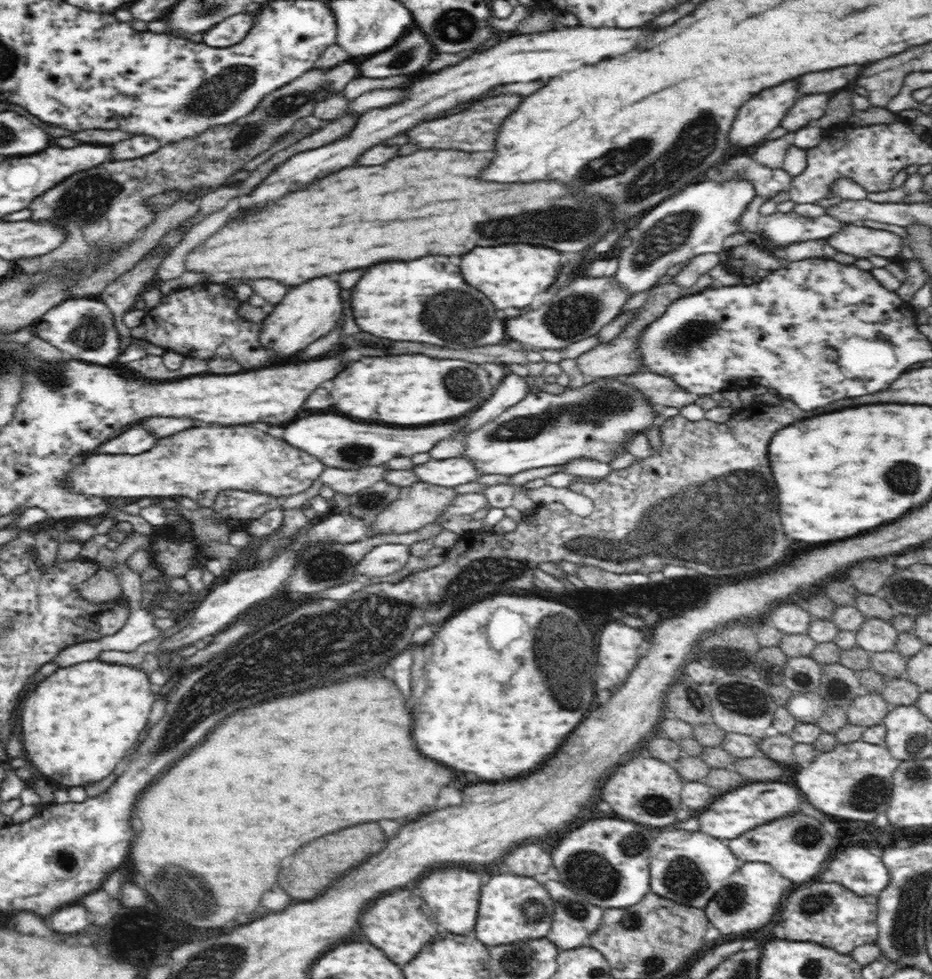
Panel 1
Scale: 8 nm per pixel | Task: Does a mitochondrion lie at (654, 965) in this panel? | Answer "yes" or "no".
yes

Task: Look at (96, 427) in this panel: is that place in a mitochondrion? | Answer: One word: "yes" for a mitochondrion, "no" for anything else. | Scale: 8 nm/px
no

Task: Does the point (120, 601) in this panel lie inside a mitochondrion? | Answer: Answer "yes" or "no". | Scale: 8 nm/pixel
no

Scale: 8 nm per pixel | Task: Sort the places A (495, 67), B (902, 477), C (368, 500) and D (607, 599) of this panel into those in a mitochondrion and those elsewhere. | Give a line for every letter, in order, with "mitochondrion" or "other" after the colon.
A: other
B: mitochondrion
C: mitochondrion
D: other

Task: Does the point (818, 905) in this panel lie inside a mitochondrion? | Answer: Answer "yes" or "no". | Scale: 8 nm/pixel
yes

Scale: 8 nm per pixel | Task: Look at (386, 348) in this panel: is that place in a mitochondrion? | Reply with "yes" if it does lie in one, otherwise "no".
no

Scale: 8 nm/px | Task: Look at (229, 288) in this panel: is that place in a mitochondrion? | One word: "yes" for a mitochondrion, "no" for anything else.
no

